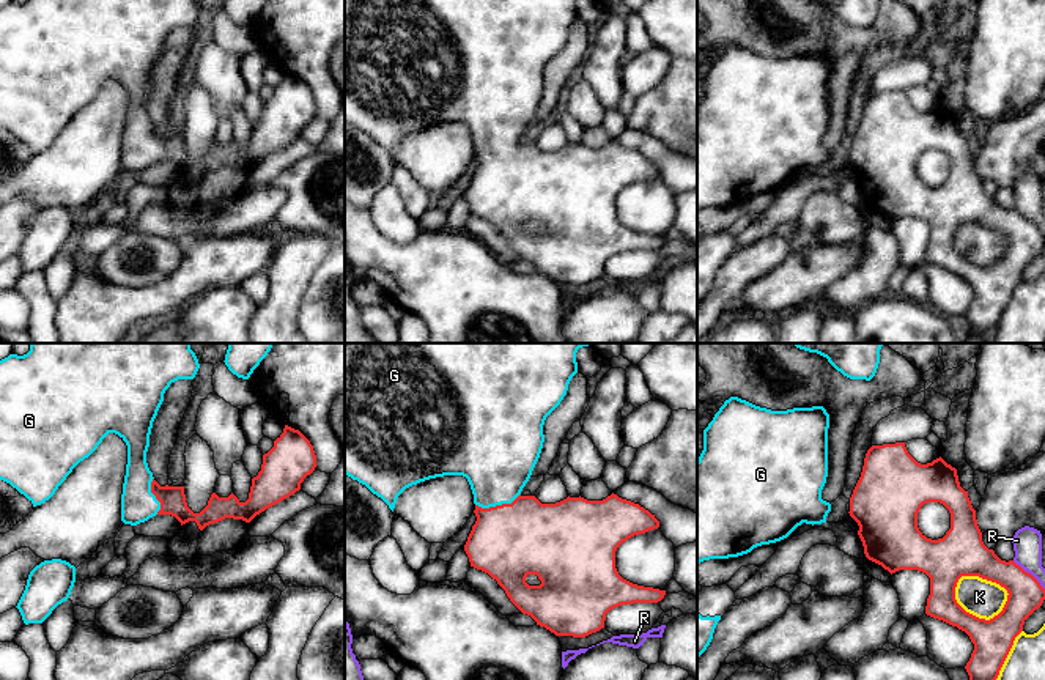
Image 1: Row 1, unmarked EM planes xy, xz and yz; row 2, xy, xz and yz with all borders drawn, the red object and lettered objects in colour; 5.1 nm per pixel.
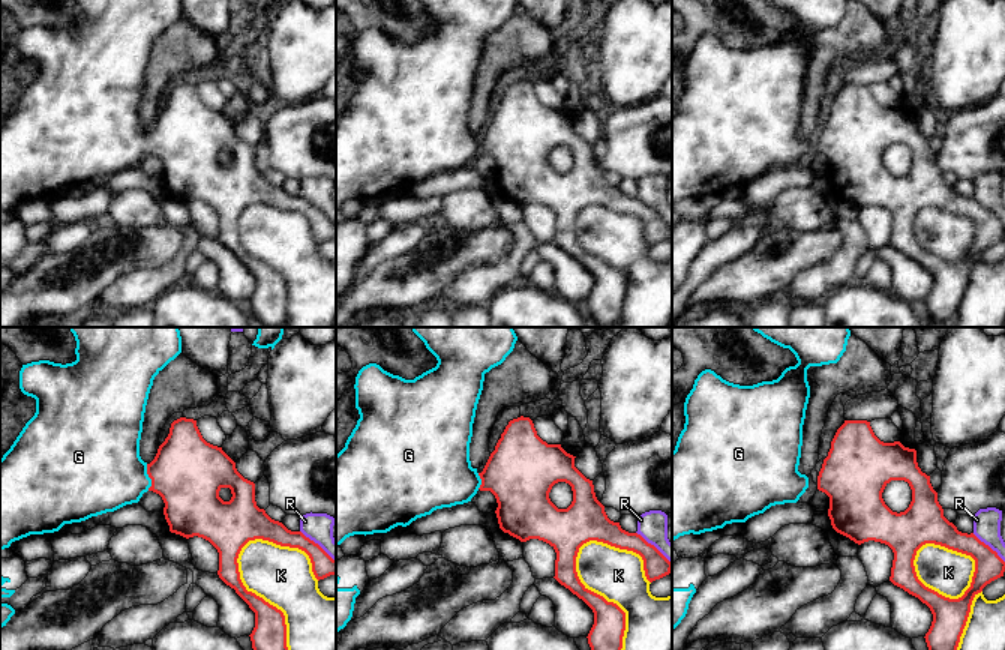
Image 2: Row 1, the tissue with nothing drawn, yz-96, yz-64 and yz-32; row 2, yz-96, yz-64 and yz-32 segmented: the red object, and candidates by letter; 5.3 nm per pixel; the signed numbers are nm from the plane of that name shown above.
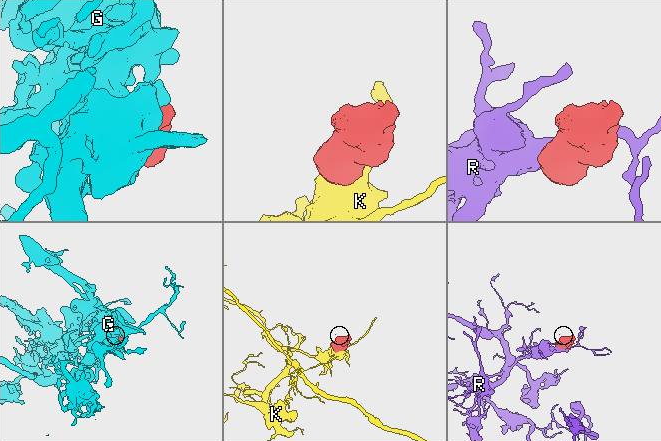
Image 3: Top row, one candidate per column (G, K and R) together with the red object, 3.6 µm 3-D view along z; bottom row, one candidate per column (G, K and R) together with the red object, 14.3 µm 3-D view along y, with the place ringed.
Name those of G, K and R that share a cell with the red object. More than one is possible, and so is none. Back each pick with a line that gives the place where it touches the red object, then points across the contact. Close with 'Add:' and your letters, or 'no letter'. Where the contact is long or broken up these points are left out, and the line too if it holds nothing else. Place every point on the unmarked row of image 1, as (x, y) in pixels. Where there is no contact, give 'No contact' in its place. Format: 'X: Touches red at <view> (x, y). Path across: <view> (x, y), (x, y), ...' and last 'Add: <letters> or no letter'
G: Touches red at xz (498, 153). Path across: xz (509, 189), (509, 172), (498, 153), (498, 104)
Add: G

